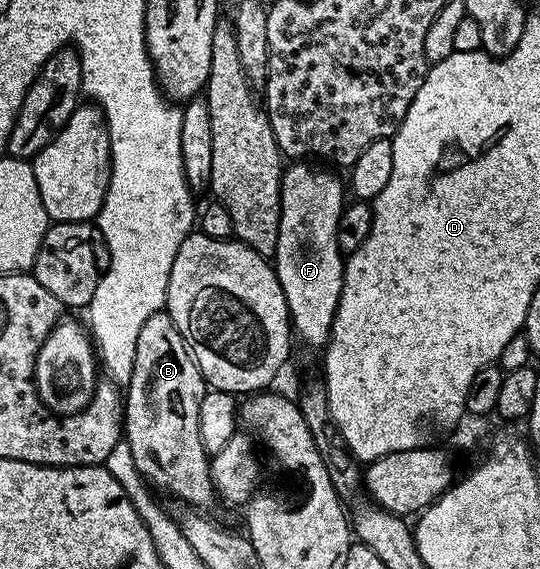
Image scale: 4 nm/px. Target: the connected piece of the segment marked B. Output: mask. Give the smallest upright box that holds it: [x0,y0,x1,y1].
[123,311,214,507]

